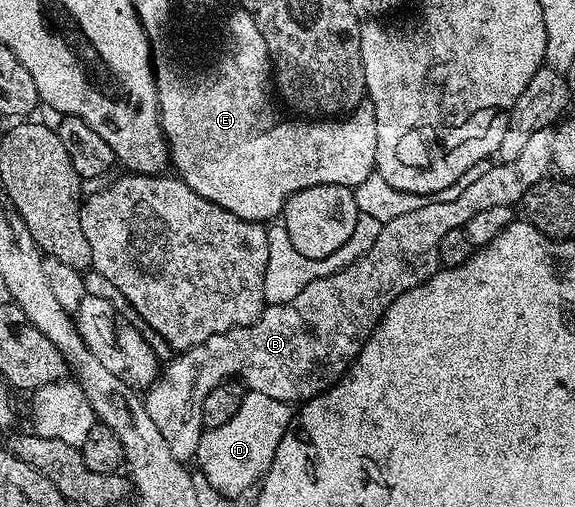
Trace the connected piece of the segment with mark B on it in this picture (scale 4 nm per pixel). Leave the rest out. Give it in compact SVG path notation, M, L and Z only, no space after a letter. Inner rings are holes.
M553 130L535 132L535 136L531 136L527 148L519 157L496 165L486 174L479 175L462 192L461 198L453 198L450 202L429 200L426 201L429 202L426 206L417 206L406 214L395 215L390 222L386 221L370 250L352 265L336 274L314 279L287 303L266 305L260 318L249 326L236 326L234 330L211 336L211 340L207 340L201 346L192 346L177 356L166 370L164 367L163 380L158 381L149 390L153 398L161 398L161 406L165 406L165 410L157 410L157 414L151 417L151 420L155 420L159 432L163 432L163 440L167 440L169 446L177 446L181 454L188 454L192 459L197 448L198 437L203 430L201 425L203 400L207 400L207 396L216 386L230 380L240 379L242 383L255 388L256 393L290 404L310 402L312 398L318 398L320 394L337 385L348 374L349 367L357 361L357 357L369 343L369 337L374 330L381 325L387 308L391 308L391 304L408 290L421 286L437 273L442 265L440 245L443 236L464 227L473 216L486 211L487 208L513 206L520 203L525 193L536 182L542 182L547 177L553 166Z

